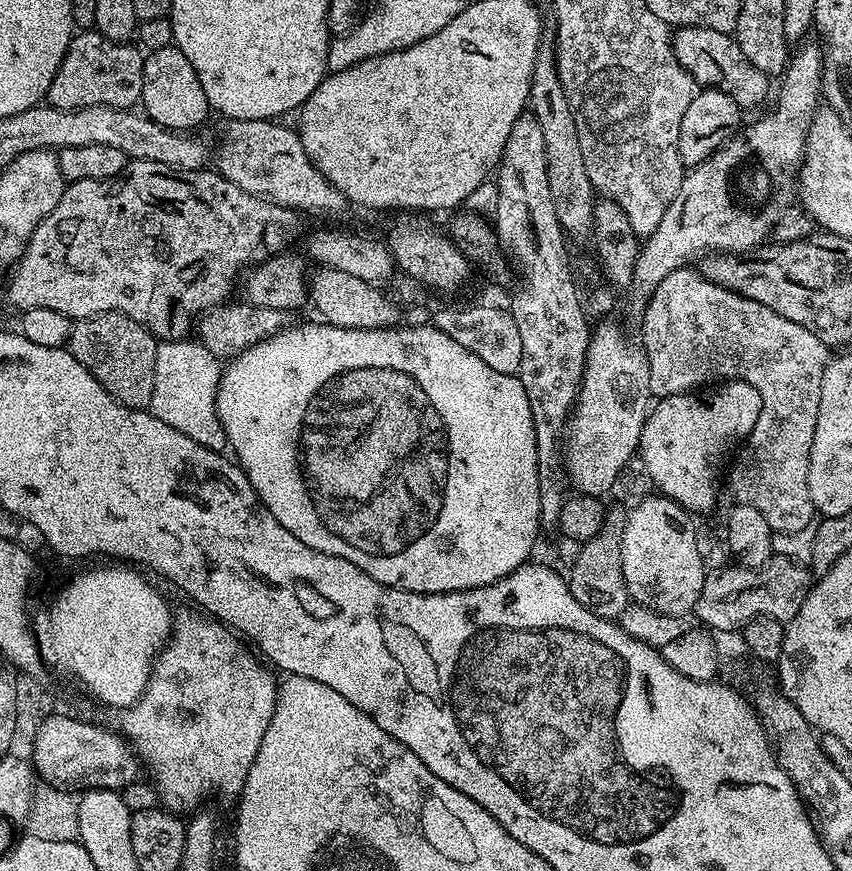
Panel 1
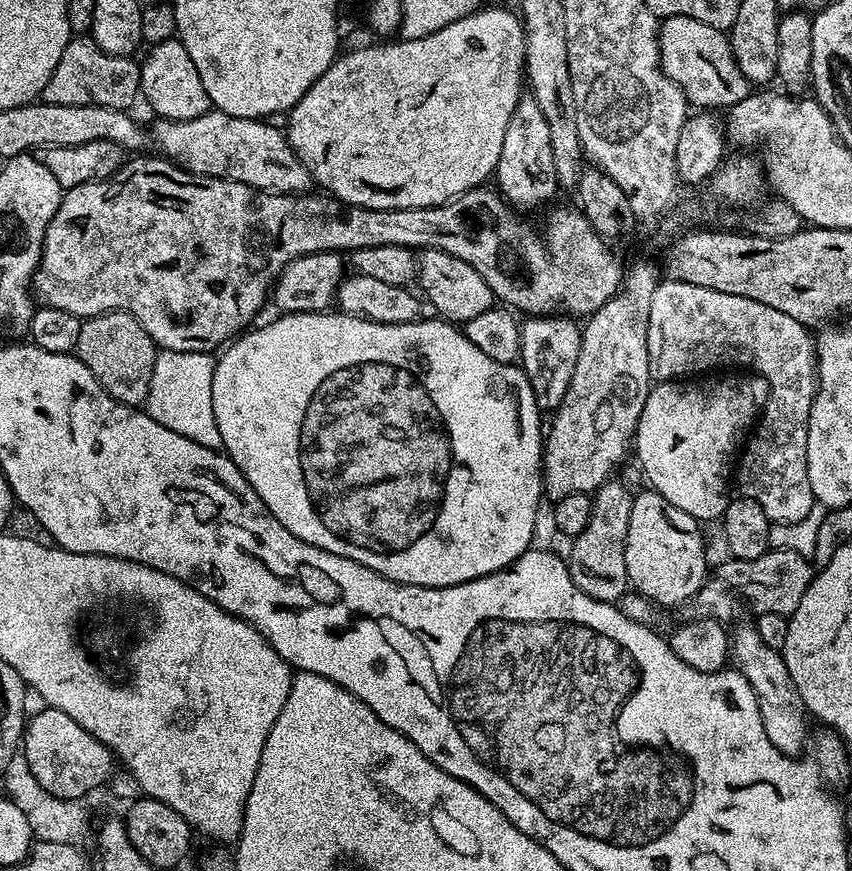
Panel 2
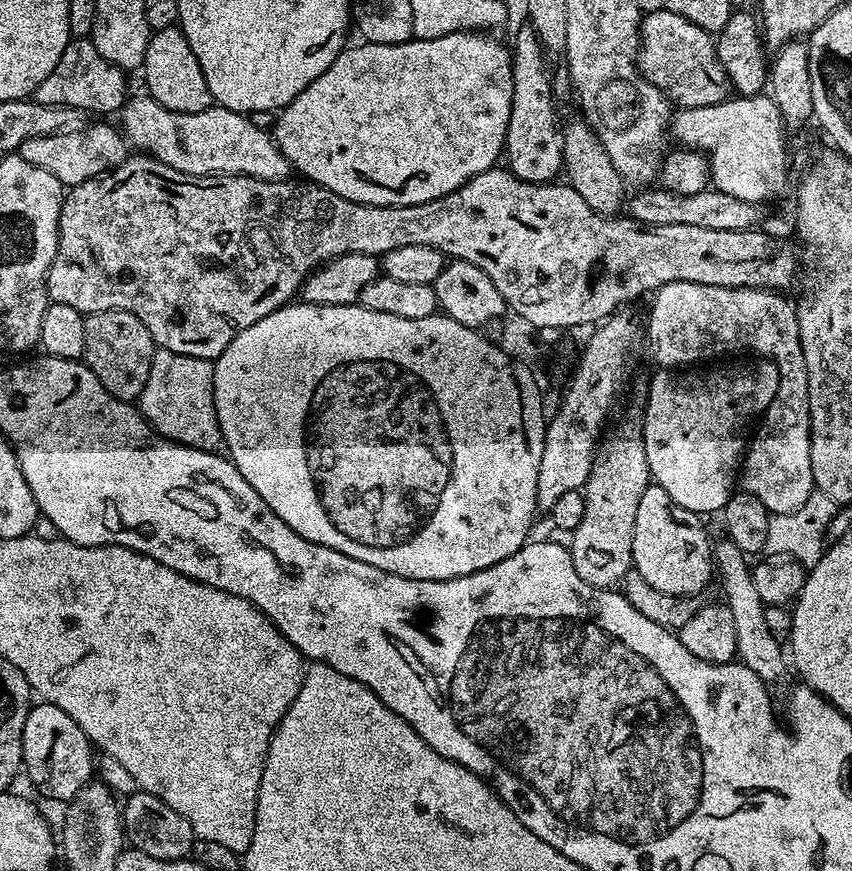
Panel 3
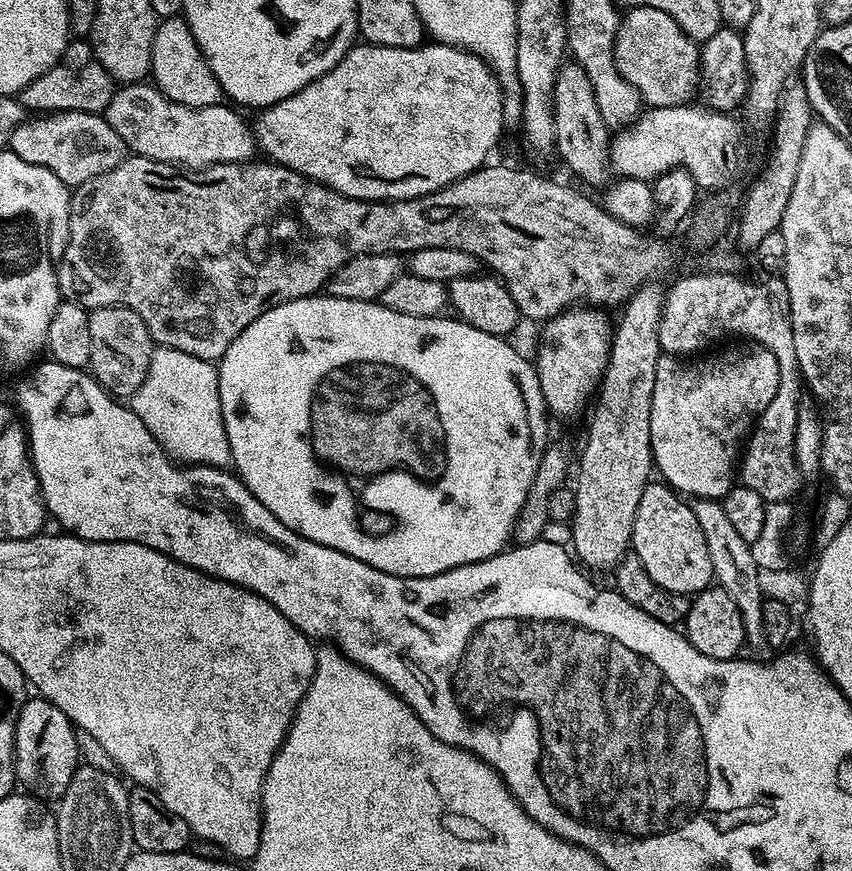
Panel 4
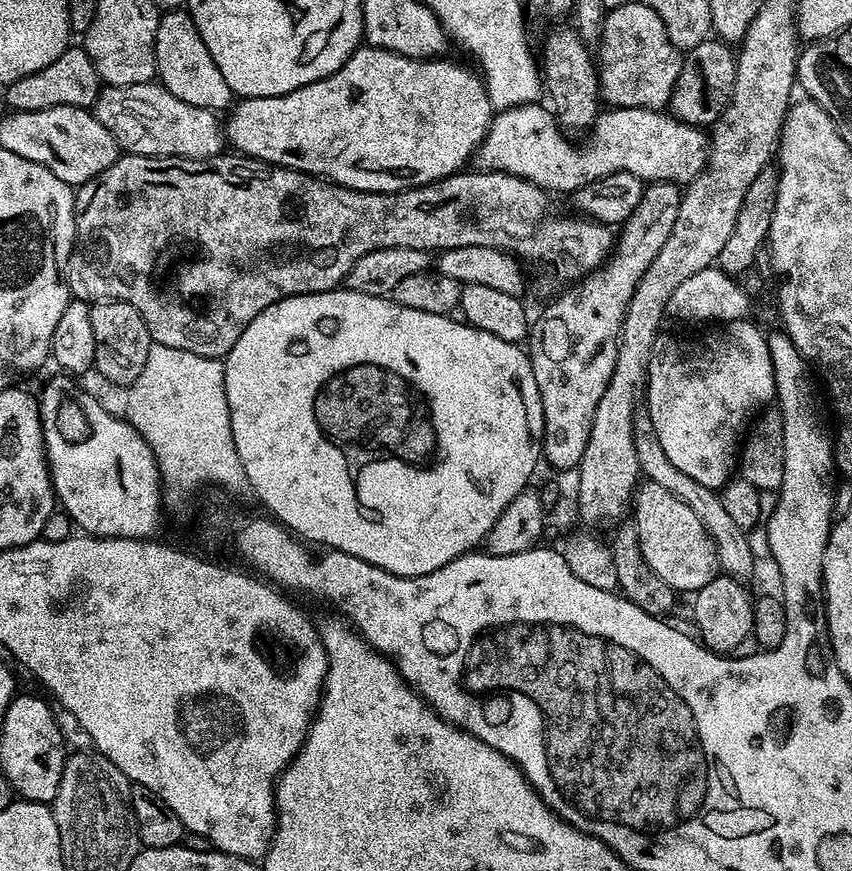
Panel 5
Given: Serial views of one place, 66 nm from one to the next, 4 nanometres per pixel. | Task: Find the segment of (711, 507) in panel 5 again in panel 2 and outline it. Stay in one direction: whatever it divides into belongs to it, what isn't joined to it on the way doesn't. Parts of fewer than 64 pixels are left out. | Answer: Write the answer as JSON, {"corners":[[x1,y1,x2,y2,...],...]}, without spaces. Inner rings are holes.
{"corners":[[737,623,736,630,730,636,730,652,735,667,750,682,754,694,758,698,758,710,762,714,762,726,766,726,766,736,782,754,796,758,801,755,804,743,808,740,809,713,804,707,802,698,790,678,790,670,786,670,783,653,771,648,762,638,755,623]]}

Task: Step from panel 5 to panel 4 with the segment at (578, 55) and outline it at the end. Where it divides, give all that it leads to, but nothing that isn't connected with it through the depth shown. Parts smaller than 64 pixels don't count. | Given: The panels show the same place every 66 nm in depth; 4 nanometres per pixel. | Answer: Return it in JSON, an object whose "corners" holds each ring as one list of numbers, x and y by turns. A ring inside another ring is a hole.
{"corners":[[575,62,561,64,554,82,552,105,556,135,555,155,560,155,561,162,581,180,579,181,581,185,607,185,610,180,608,158,610,132,598,110,598,102,594,98,594,88,590,86,590,78,586,78,586,70,582,70,579,64]]}

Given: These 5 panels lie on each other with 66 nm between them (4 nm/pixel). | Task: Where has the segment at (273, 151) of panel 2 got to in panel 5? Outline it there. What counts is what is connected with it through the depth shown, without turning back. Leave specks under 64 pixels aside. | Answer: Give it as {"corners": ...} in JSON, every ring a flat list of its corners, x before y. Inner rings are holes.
{"corners":[[159,82,101,87,94,111,98,122,114,134,121,149,133,156,182,156,185,160,208,160,221,155,226,148,226,128,217,113,202,106,190,106,182,102,182,98,174,98,174,94]]}

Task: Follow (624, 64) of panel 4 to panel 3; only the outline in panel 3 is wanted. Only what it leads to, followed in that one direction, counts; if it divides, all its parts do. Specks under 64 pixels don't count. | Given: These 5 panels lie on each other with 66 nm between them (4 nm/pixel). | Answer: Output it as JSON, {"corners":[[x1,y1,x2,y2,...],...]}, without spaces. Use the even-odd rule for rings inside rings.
{"corners":[[657,8,641,19,638,63,644,78,680,108,714,106,729,99,728,75,716,53,713,33,694,26,682,14]]}

